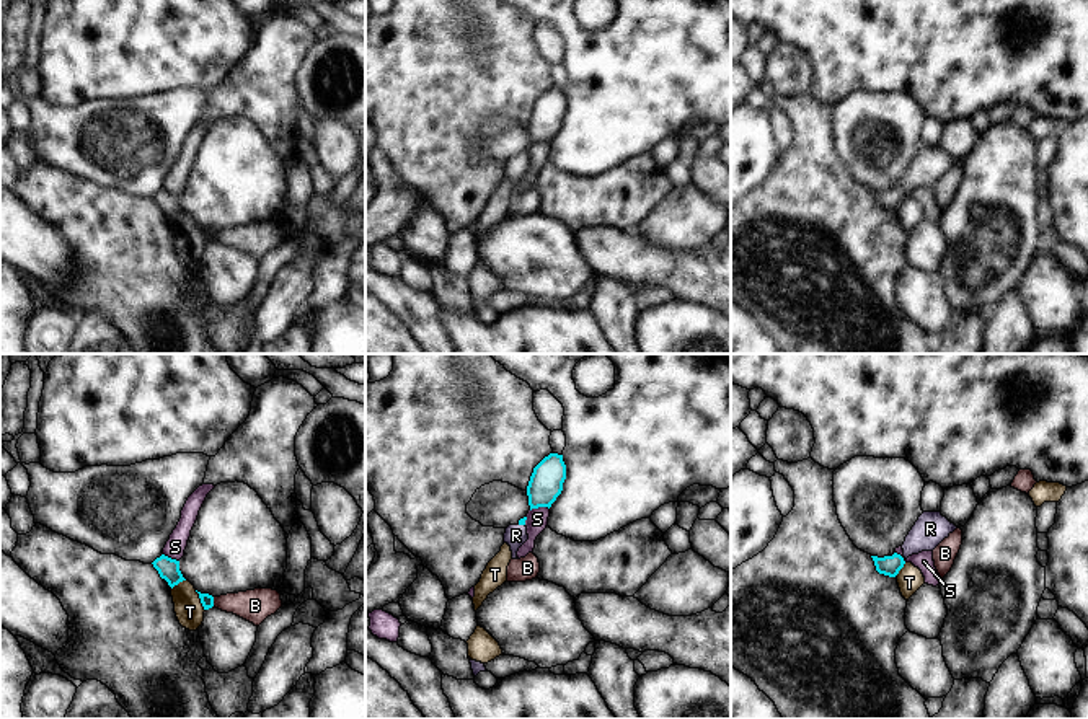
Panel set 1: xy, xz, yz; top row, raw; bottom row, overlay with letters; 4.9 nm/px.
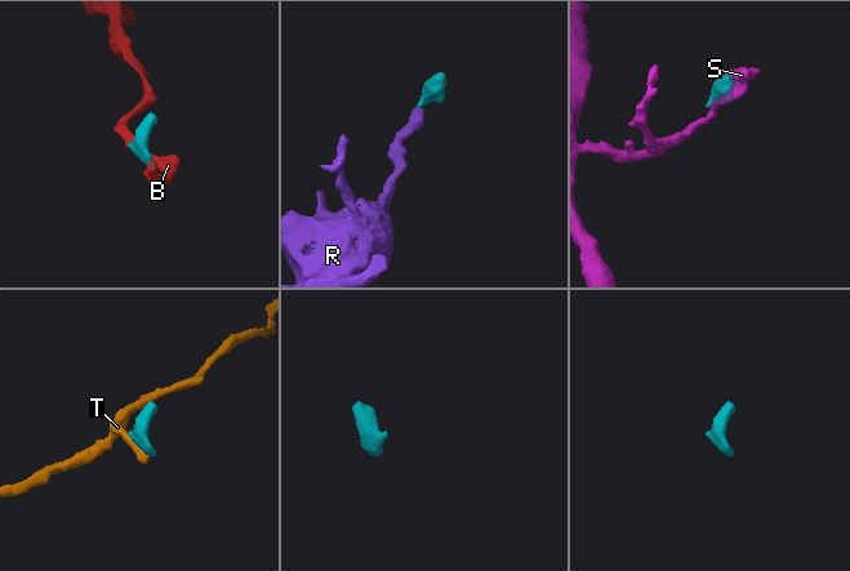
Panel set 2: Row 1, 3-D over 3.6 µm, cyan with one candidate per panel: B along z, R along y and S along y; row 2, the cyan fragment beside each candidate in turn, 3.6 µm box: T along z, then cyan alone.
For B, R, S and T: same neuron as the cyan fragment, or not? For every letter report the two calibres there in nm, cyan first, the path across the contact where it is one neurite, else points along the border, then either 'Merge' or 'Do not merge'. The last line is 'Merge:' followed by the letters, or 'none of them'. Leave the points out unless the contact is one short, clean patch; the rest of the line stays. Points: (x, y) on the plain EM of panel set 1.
B: Thickness 60 nm (cyan) against 160 nm. Boundary: xy (212, 232), (214, 240). Do not merge
R: Thickness 30 nm (cyan) against 110 nm. Path across: xz (522, 155), (521, 158), (516, 170). Merge
S: Thickness 170 nm (cyan) against 110 nm. Do not merge
T: Thickness 60 nm (cyan) against 140 nm. Boundary: xy (194, 225), (204, 245). Do not merge
Merge: R.

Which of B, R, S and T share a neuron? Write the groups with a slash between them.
B / R / S / T

